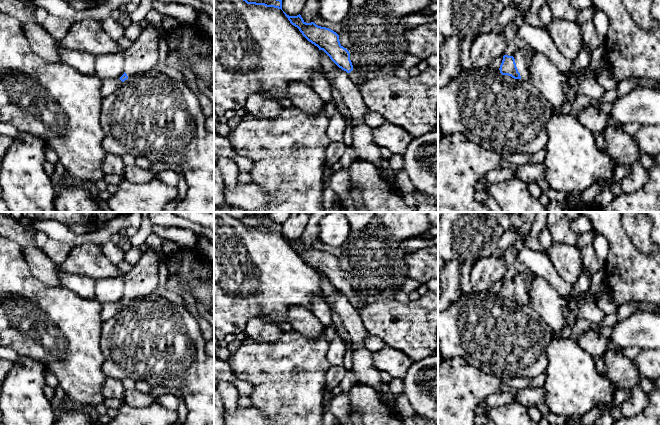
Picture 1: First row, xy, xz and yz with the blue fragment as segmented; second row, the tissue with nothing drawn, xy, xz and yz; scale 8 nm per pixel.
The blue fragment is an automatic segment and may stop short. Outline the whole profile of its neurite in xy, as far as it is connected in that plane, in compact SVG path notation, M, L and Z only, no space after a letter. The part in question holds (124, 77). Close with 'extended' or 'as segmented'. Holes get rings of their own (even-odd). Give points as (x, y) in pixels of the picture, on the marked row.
M150 23L142 28L139 38L123 53L125 72L119 78L122 82L145 74L157 65L160 37L163 33Z; extended

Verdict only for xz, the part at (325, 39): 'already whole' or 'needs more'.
needs more

